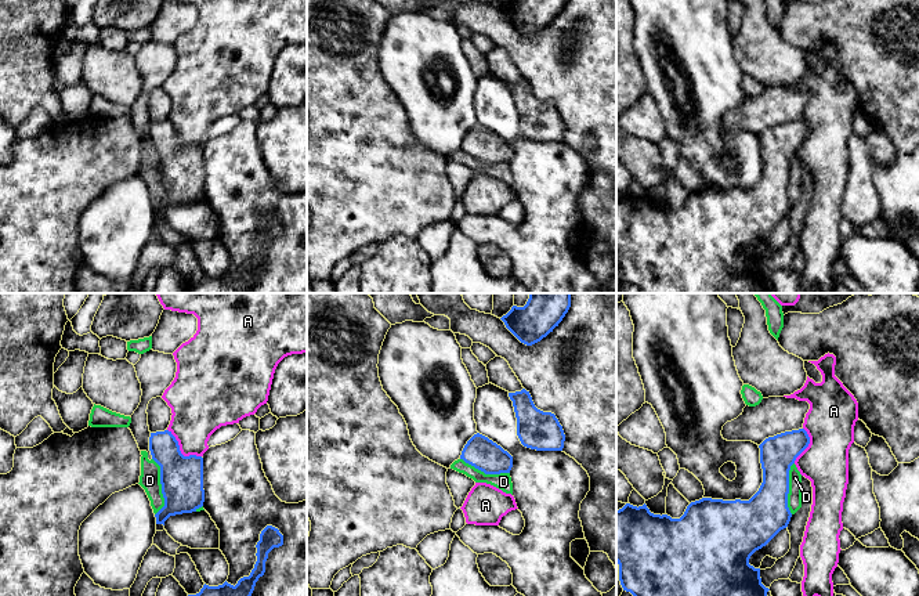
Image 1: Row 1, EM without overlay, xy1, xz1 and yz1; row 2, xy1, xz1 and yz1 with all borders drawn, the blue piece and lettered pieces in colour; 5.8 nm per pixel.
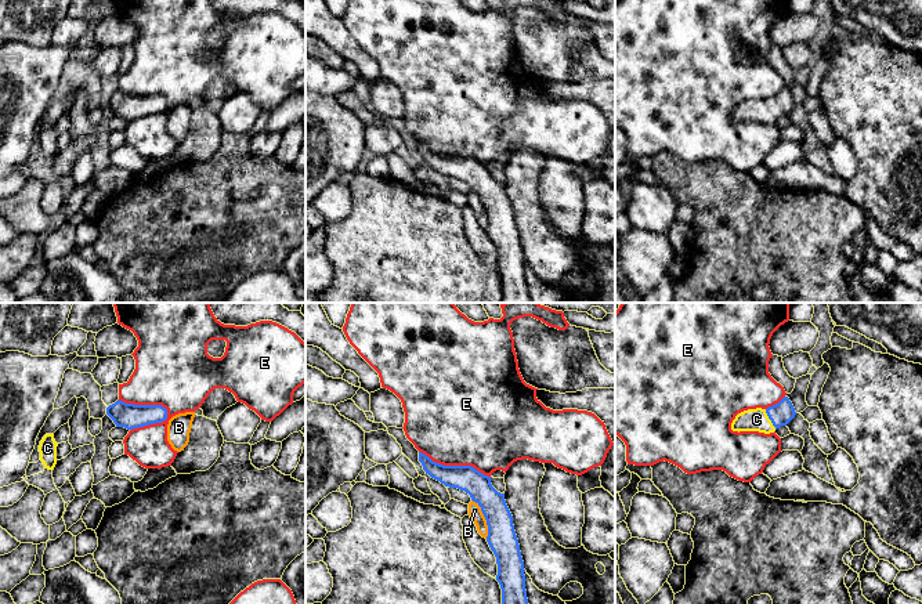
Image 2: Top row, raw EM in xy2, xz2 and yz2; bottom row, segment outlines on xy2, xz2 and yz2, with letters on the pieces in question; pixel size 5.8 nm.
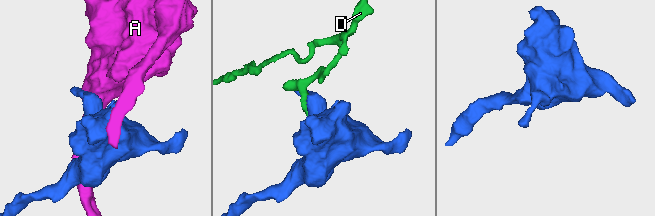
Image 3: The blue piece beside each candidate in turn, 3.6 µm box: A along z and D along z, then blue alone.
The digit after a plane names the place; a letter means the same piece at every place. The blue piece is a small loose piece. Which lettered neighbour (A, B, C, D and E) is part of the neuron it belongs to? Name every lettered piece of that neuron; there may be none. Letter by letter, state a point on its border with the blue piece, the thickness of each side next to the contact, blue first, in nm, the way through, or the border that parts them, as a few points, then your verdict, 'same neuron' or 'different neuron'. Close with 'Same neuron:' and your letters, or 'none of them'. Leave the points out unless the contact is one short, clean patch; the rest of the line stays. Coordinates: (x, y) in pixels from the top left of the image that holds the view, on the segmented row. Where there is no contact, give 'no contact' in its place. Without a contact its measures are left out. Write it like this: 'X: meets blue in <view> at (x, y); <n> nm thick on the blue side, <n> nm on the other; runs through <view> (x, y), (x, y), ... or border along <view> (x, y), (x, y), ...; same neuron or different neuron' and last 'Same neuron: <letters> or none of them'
A: meets blue in xy1 at (180, 451); 260 nm thick on the blue side, 300 nm on the other; different neuron
B: meets blue in xz2 at (485, 518); 170 nm thick on the blue side, 80 nm on the other; different neuron
C: meets blue in yz2 at (769, 418); 140 nm thick on the blue side, 130 nm on the other; runs through yz2 (781, 413), (769, 418), (756, 419); same neuron
D: meets blue in xy1 at (162, 487); 260 nm thick on the blue side, 120 nm on the other; different neuron
E: meets blue in xy2 at (147, 405); 150 nm thick on the blue side, 420 nm on the other; different neuron
Same neuron: C

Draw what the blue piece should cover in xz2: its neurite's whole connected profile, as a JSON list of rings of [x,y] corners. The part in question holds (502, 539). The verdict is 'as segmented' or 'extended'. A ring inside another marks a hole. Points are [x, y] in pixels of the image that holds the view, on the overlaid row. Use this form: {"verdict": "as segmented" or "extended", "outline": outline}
{"verdict": "as segmented", "outline": [[[422,452],[419,462],[431,478],[464,491],[481,507],[488,525],[487,542],[496,557],[502,604],[528,604],[524,561],[505,493],[492,487],[491,477],[471,466],[444,466]]]}

